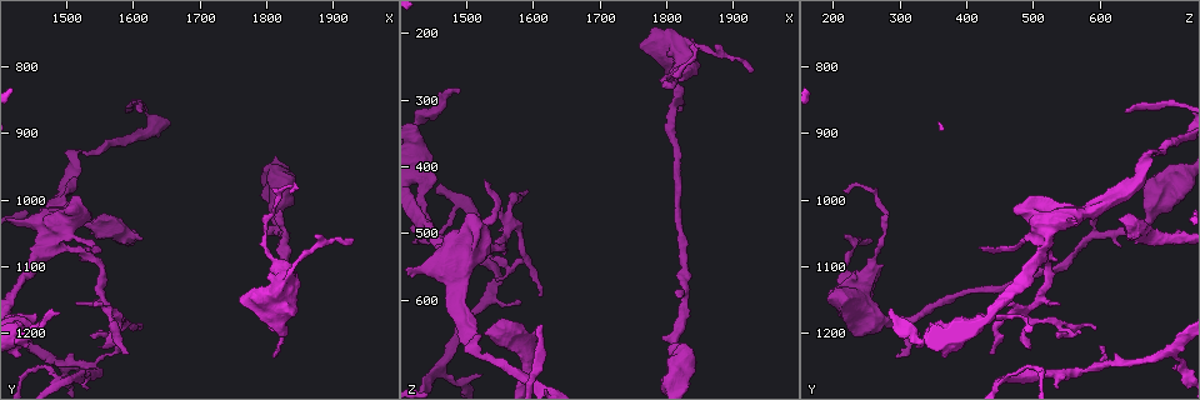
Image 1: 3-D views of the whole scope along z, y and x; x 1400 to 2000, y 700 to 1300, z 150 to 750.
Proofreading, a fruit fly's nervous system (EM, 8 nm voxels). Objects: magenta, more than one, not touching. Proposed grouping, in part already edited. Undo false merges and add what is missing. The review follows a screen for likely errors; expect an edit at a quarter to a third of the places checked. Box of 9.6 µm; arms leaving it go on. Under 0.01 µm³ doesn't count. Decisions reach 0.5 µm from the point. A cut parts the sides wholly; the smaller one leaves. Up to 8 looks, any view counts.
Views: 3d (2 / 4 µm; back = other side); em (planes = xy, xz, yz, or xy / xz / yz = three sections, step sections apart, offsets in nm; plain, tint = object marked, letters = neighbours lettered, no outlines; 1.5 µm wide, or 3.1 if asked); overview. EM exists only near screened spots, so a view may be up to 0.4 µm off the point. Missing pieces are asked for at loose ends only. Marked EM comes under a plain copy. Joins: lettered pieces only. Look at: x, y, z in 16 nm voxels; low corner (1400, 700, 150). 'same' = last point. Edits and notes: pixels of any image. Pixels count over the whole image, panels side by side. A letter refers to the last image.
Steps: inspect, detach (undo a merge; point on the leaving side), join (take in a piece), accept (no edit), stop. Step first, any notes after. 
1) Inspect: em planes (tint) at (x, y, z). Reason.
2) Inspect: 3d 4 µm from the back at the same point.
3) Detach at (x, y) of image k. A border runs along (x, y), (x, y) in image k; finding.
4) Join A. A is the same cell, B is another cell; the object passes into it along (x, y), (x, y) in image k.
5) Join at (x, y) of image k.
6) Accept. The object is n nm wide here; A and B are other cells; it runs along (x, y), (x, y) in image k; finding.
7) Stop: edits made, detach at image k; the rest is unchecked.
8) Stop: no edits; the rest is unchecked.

Inspect: 3d 4 µm at (1440, 1205, 320).

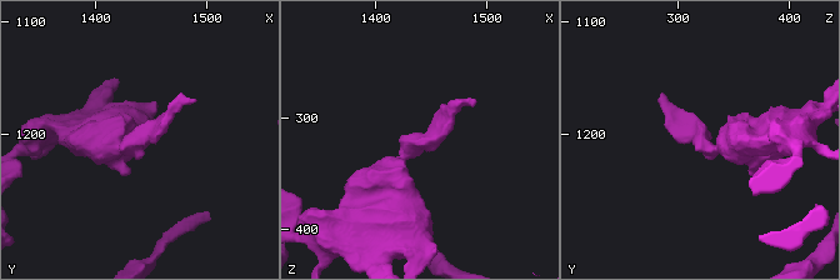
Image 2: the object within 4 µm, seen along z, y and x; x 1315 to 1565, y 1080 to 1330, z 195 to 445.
Inspect: em planes (letters) at (1436, 1204, 324). The arms are 180, 550 nm wide; need the tissue.

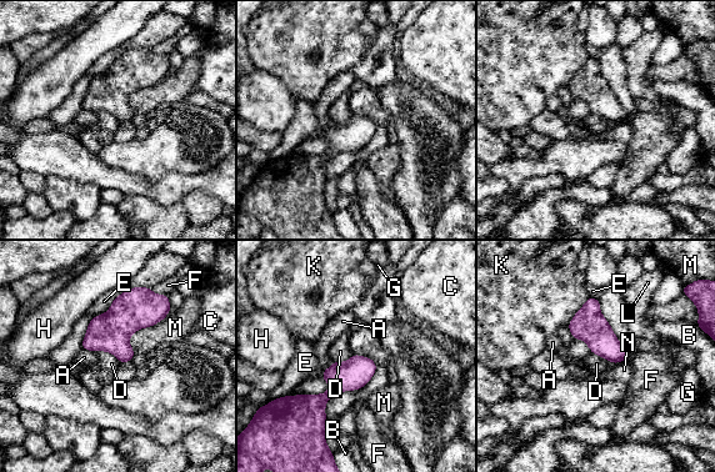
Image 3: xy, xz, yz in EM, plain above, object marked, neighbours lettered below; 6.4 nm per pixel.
Accept. The longest contact is with M, 340 nm; A, B, C, D, E, F, G, H, K, L, M and N are other cells; a border runs along (378, 365), (374, 375), (359, 390) in image 3; all the same neuron.

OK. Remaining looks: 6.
Inspect: 3d 2 µm from the back at (1450, 1255, 515). Abrupt turn.

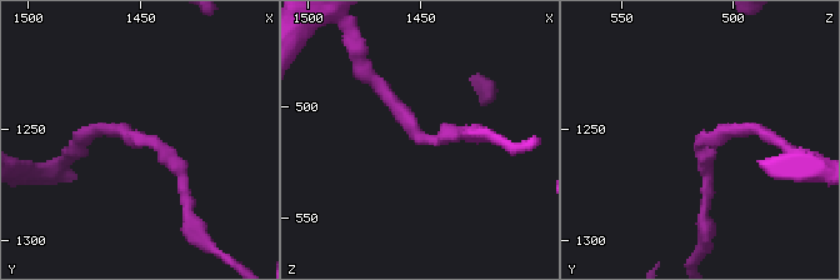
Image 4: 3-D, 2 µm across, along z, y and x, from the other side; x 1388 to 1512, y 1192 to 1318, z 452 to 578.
Inspect: em planes (letters) at (1450, 1254, 515).

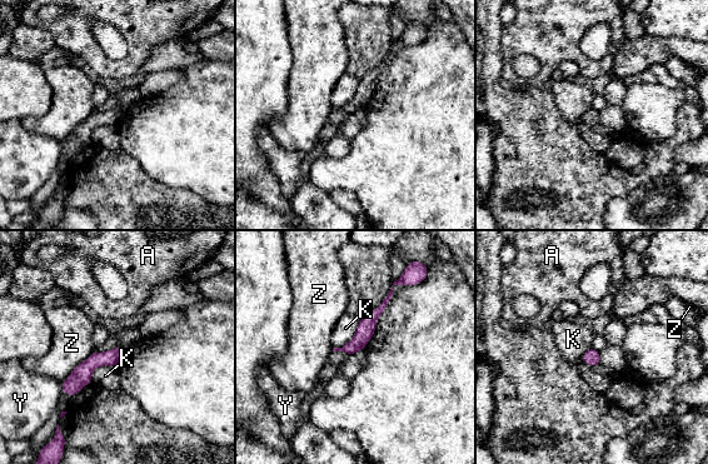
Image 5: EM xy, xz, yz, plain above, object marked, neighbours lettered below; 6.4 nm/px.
Accept. A, K, Y and Z are other cells; it runs along (120, 352), (95, 359), (64, 388) in image 5; continuous, no second neuron.

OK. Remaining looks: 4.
Inspect: 3d 4 µm at (1815, 1020, 600). Thin end.

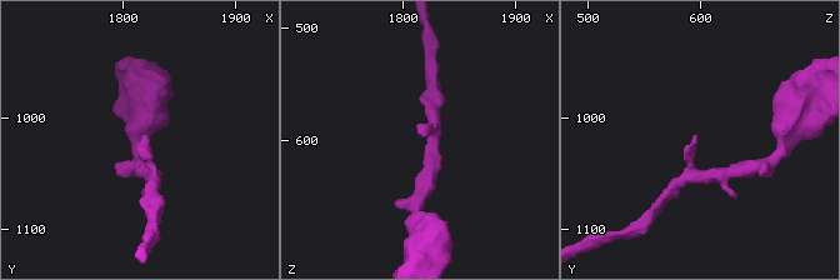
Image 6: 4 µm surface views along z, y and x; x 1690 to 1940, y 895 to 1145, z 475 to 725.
Inspect: em planes (letters) at (1816, 1014, 596). Now the EM.

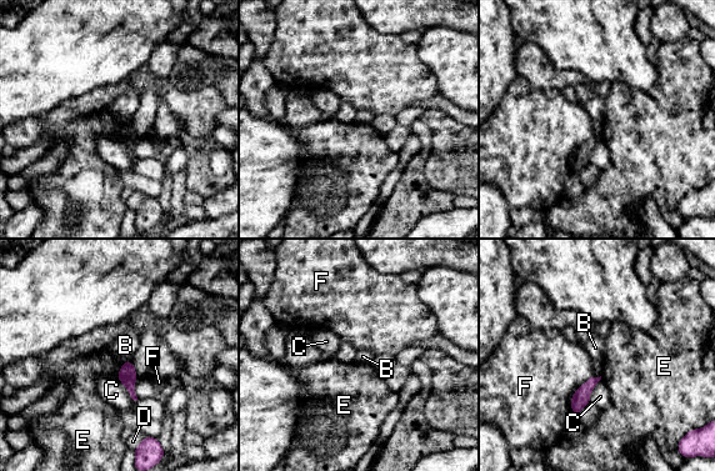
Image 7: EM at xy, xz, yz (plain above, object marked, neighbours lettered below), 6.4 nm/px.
Accept. The longest contact is with F, 280 nm; B, C, D, E and F are other cells; a border runs along (130, 360), (123, 362) in image 7; no lettered piece goes on from it.

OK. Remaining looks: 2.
Stop: no edits; the rest is unchecked.

